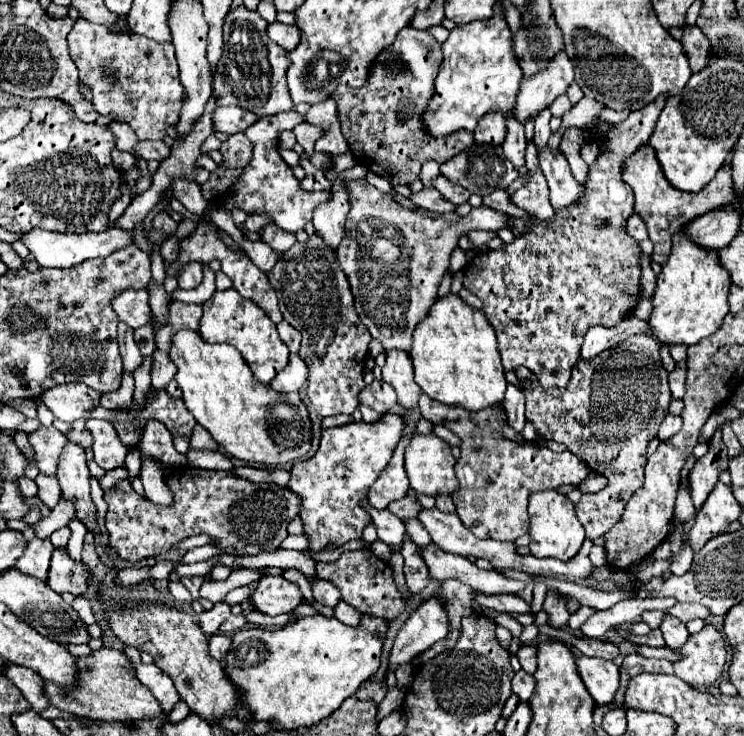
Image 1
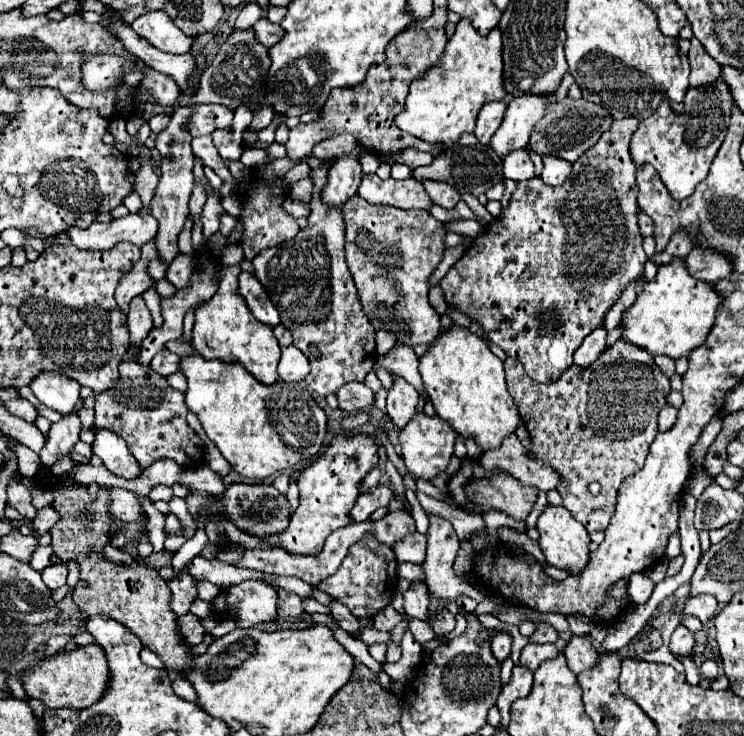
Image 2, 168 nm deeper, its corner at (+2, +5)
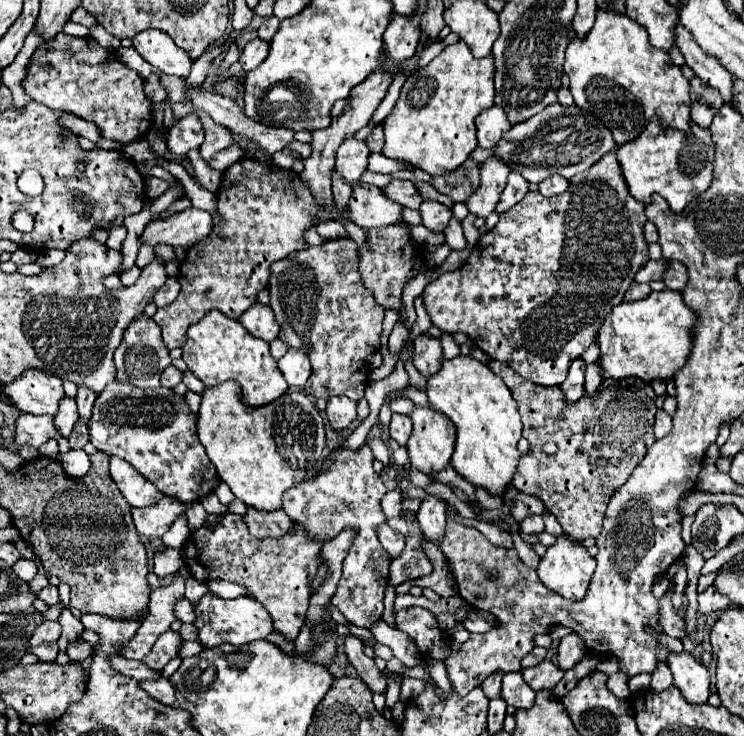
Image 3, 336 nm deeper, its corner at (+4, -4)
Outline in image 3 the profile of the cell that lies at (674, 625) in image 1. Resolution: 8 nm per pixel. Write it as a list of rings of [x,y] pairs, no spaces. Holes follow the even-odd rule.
[[[669,651],[667,663],[673,671],[673,683],[683,697],[691,703],[705,703],[709,697],[709,673],[705,665],[687,651]]]

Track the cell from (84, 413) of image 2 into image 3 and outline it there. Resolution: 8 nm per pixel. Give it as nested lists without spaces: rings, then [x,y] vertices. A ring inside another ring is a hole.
[[[79,387],[79,391],[77,391],[77,399],[75,399],[75,401],[77,401],[77,407],[79,407],[79,417],[81,417],[81,421],[89,421],[95,397],[97,397],[97,395],[91,393],[91,389]]]

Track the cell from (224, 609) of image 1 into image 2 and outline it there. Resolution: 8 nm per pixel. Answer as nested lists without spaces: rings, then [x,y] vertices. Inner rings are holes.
[[[185,614],[179,618],[179,622],[181,622],[181,634],[185,634],[185,642],[193,642],[193,646],[203,642],[205,630],[195,614]]]

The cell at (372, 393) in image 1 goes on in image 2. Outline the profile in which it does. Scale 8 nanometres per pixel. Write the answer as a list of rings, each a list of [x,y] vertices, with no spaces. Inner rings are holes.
[[[347,382],[337,390],[339,408],[345,412],[357,412],[375,400],[375,394],[363,382]]]

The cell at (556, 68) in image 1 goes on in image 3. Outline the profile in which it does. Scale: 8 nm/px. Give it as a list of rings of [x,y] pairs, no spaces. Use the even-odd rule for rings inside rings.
[[[491,155],[489,159],[485,159],[481,167],[479,191],[475,191],[475,195],[471,195],[471,199],[465,203],[469,211],[475,213],[477,217],[487,217],[497,205],[509,173],[511,173],[511,167],[501,157]]]

